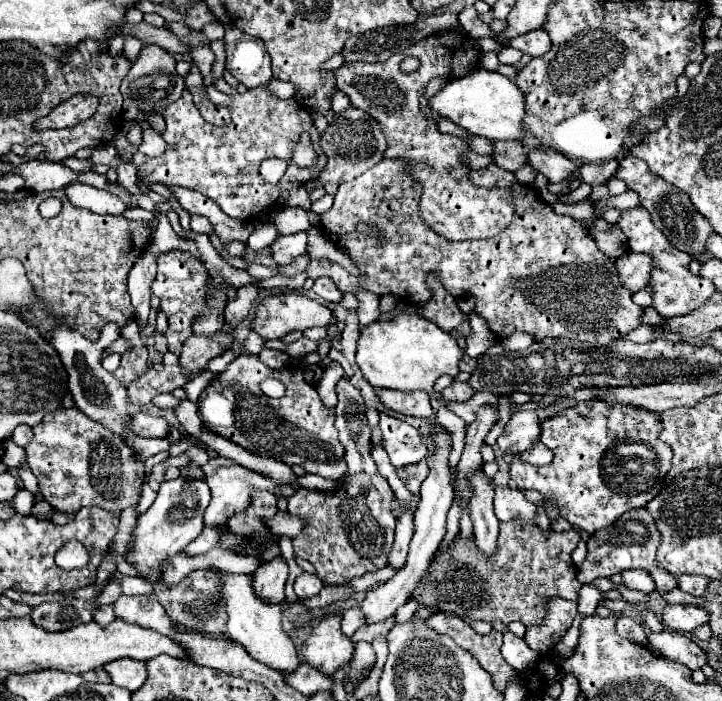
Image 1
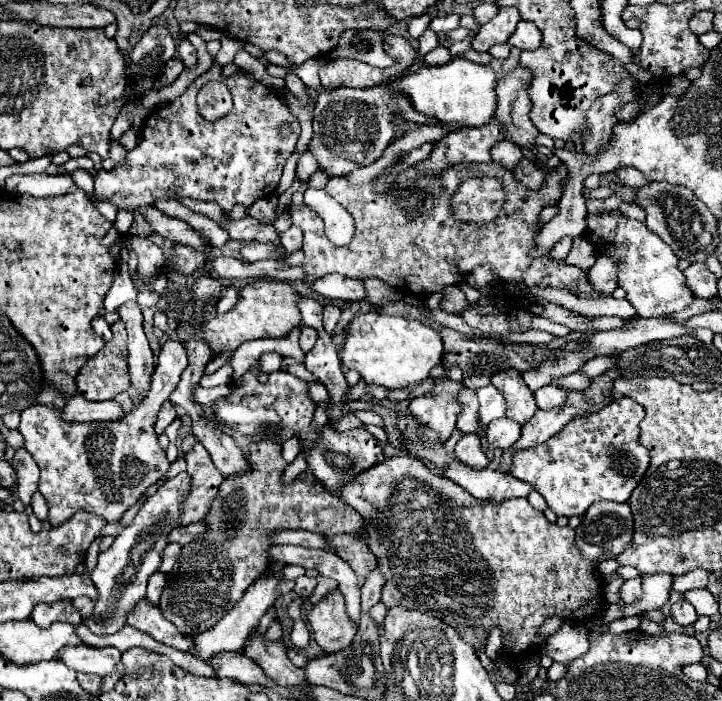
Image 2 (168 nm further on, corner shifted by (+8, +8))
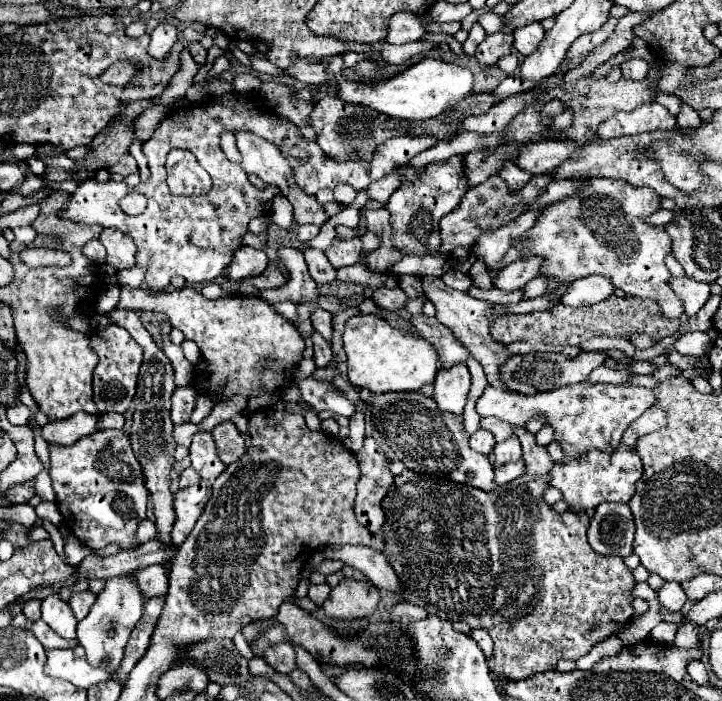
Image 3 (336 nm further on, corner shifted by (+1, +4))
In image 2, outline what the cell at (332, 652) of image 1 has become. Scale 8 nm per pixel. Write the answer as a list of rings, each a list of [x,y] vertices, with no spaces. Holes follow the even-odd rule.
[[[339,590],[323,596],[309,612],[309,624],[317,644],[325,652],[345,650],[357,634],[357,624],[345,610],[345,600]]]

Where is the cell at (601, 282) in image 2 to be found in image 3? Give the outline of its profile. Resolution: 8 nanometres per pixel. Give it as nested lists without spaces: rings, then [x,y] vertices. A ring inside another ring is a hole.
[[[586,276],[580,280],[574,280],[568,288],[568,292],[562,296],[562,304],[566,306],[590,306],[596,302],[602,302],[604,298],[614,294],[614,284],[606,276]]]

